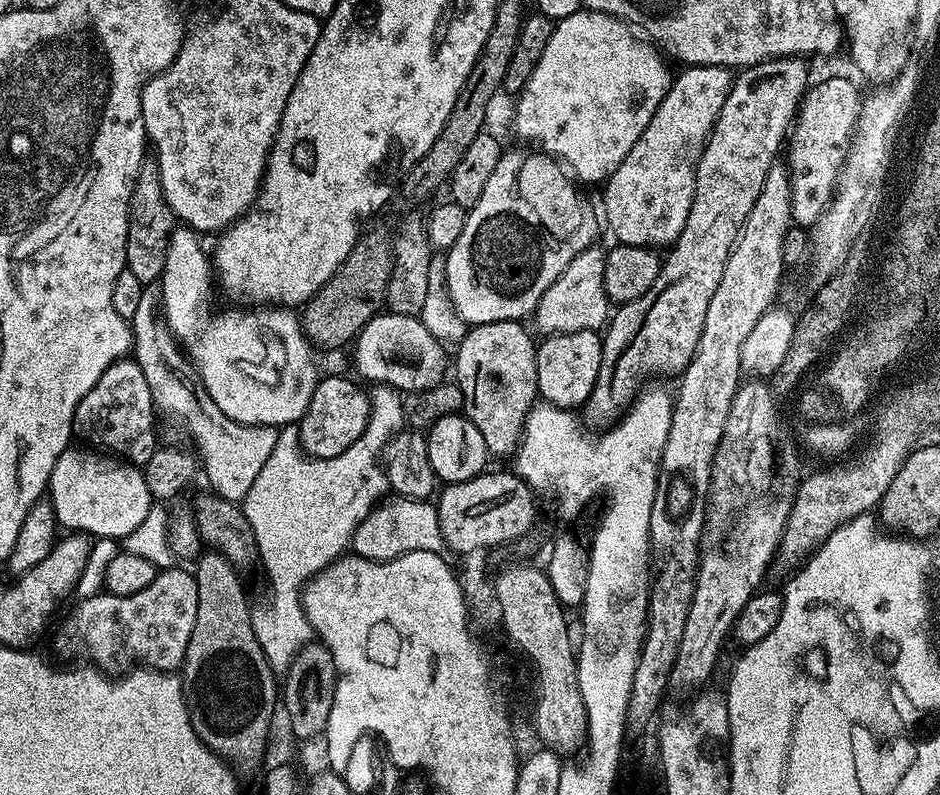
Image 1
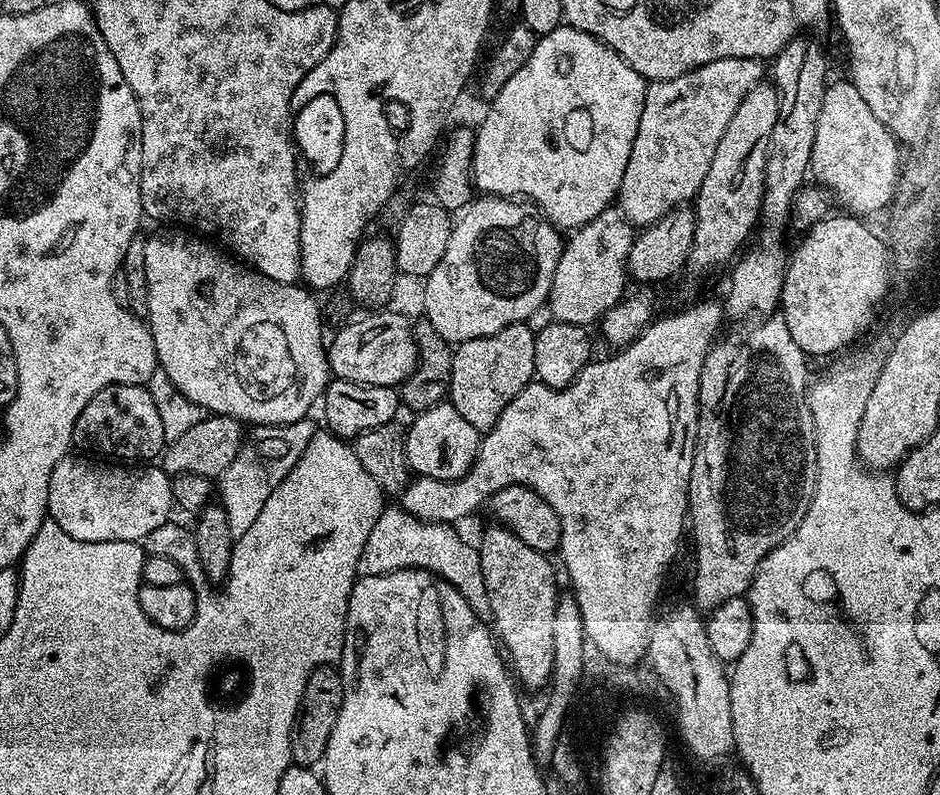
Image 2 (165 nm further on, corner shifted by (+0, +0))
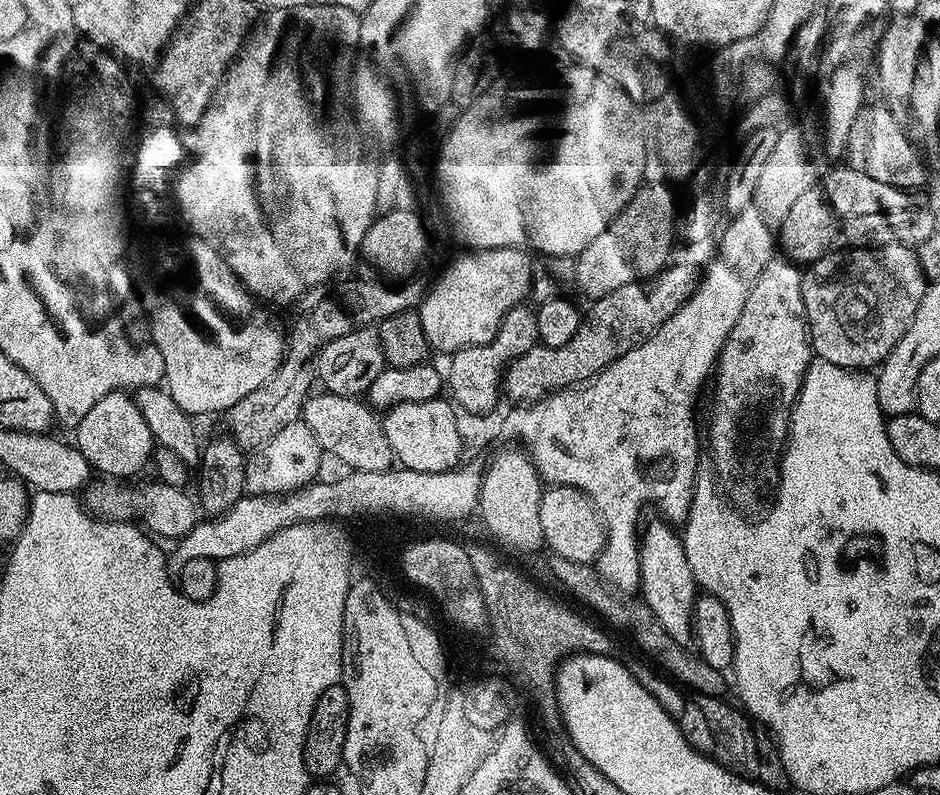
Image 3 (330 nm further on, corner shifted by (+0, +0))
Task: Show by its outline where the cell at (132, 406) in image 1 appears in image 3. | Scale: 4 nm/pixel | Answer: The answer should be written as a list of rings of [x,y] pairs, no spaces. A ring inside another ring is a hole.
[[[121,390],[106,394],[106,398],[98,398],[94,406],[78,422],[74,429],[74,443],[82,458],[101,477],[132,478],[144,467],[149,467],[154,456],[154,441],[146,419],[127,391]]]

